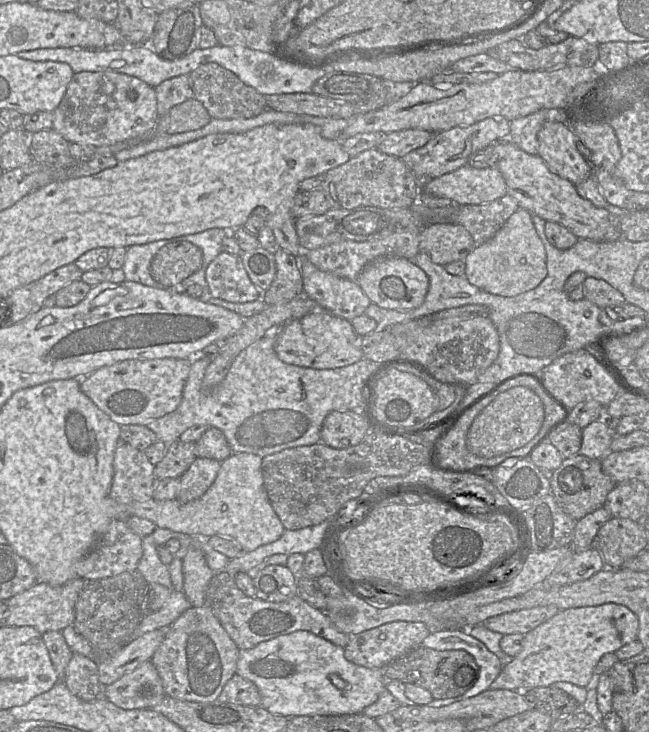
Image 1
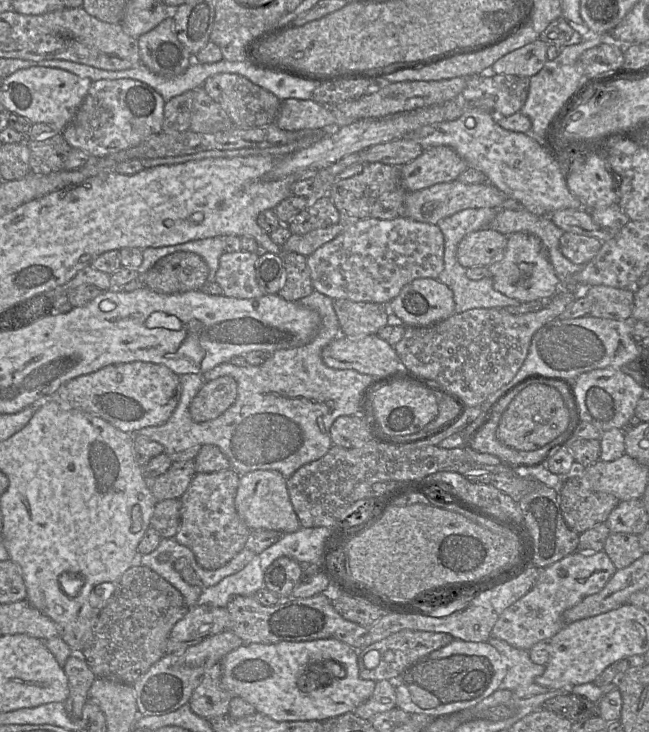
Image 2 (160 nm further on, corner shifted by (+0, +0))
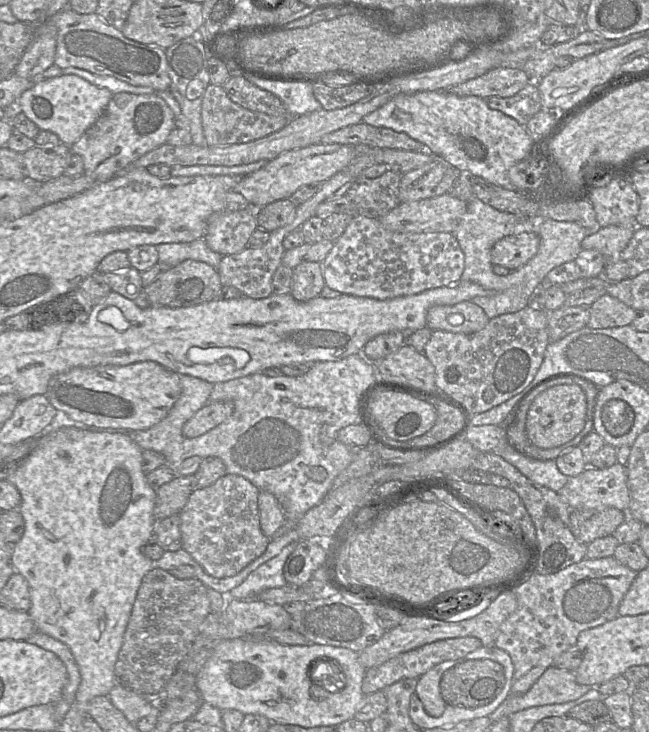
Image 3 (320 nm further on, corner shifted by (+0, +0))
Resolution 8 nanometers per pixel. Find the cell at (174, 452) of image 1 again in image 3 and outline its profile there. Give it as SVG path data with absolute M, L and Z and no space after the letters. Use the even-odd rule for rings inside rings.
M194 475L175 476L170 482L161 485L156 490L155 519L179 514L195 489Z

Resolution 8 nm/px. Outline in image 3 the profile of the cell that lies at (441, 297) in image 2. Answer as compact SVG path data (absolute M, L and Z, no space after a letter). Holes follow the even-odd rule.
M472 301L433 306L427 312L426 327L432 331L472 334L482 330L490 318Z

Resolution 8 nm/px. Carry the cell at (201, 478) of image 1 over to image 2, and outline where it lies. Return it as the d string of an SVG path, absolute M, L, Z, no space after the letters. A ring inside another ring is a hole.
M229 468L211 473L195 473L180 498L180 523L174 539L191 549L198 564L214 570L227 564L245 548L250 528L237 513L235 497L240 474Z

